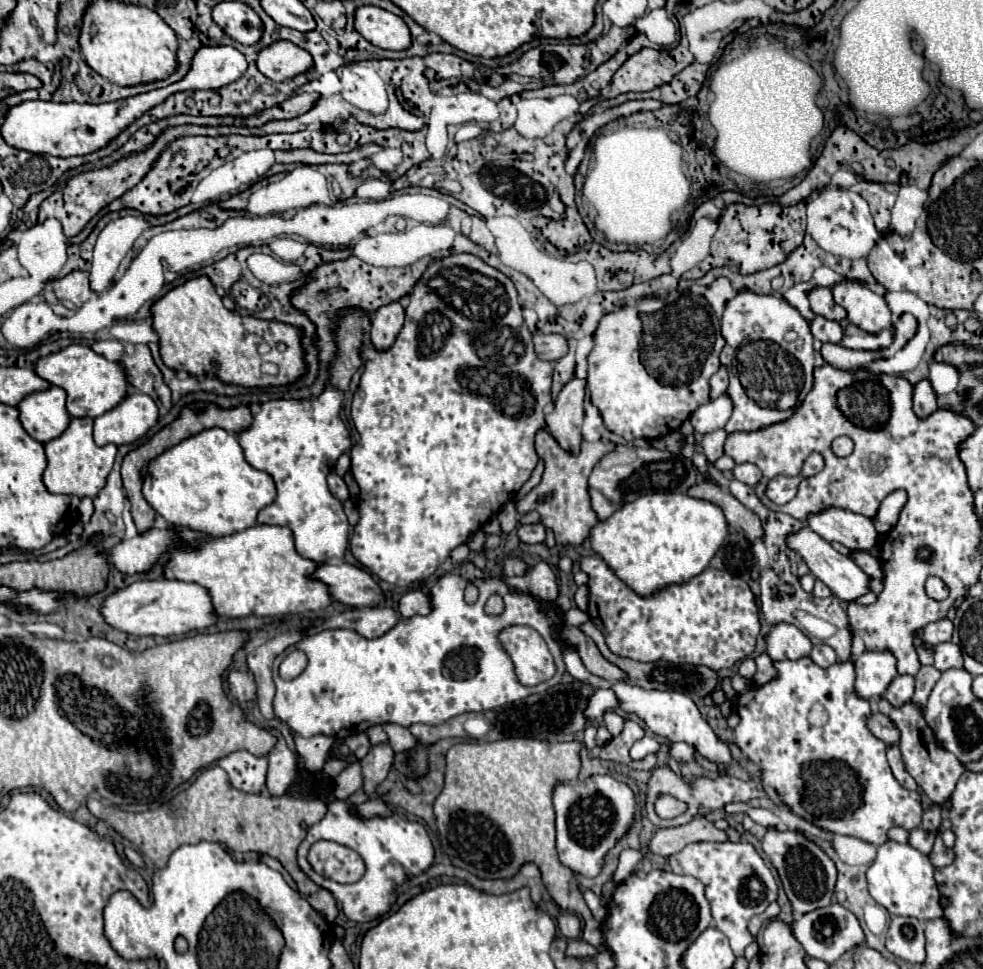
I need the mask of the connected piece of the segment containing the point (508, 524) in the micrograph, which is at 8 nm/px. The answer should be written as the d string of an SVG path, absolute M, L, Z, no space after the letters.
M510 500L510 502L506 502L506 504L502 506L502 510L498 512L498 520L500 520L502 530L504 530L506 534L516 528L516 524L518 524L518 512L516 512L516 502L514 502L514 500Z

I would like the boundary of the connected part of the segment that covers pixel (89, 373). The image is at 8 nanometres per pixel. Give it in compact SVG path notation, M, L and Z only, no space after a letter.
M70 344L60 352L48 354L38 358L36 374L46 382L60 386L66 390L66 408L74 418L96 418L108 410L112 410L124 396L126 396L126 374L118 362L110 362L104 356L92 352L90 346L84 344Z

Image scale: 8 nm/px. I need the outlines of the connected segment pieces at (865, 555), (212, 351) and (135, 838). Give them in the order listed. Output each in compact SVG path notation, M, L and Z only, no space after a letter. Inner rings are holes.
M852 550L850 558L870 576L870 578L882 578L882 570L880 570L880 562L870 554L870 552L864 552L864 550Z
M196 276L172 288L152 304L150 312L160 338L160 356L176 372L184 370L192 376L214 372L222 382L248 388L284 386L306 372L298 328L226 310L208 276ZM268 362L278 366L278 374L266 374L262 370Z
M220 766L206 768L188 790L180 792L172 802L146 812L124 812L116 806L102 806L100 800L88 800L90 812L108 822L118 834L128 838L142 854L152 860L156 868L168 864L170 854L182 844L196 844L200 840L222 842L232 852L260 852L282 862L282 866L296 880L300 894L306 896L310 906L320 912L328 922L338 914L336 898L330 890L316 886L298 866L296 850L304 840L308 828L326 816L326 804L316 800L300 800L294 796L262 796L246 794L226 782L226 772Z

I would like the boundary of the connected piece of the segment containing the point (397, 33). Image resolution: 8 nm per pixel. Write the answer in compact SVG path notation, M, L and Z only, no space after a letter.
M360 6L354 12L356 30L374 46L386 50L406 50L410 46L410 30L406 22L378 6Z

